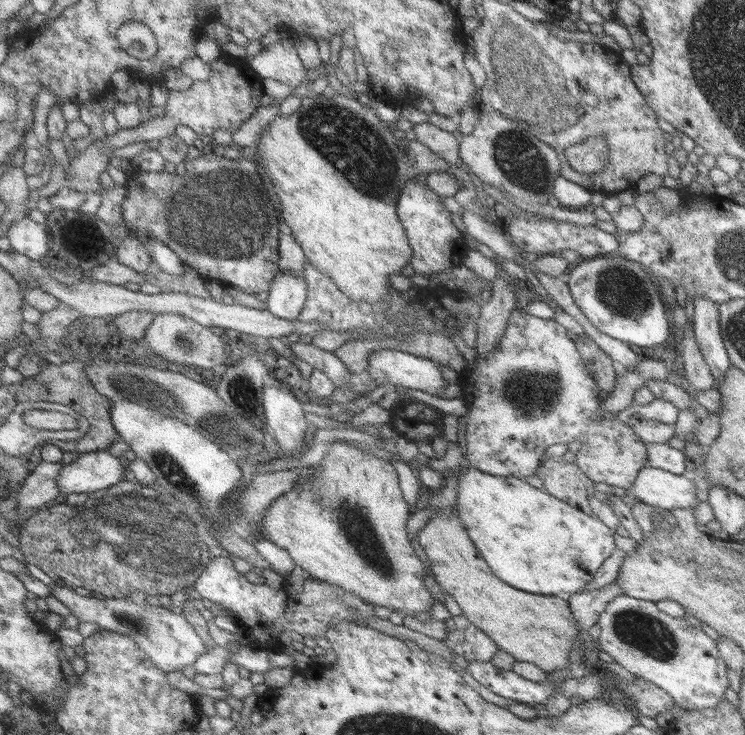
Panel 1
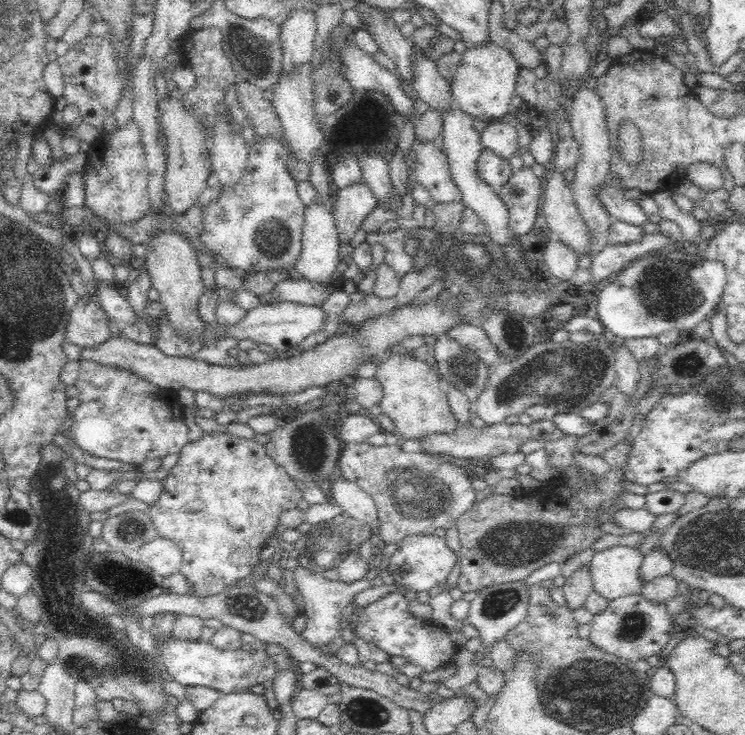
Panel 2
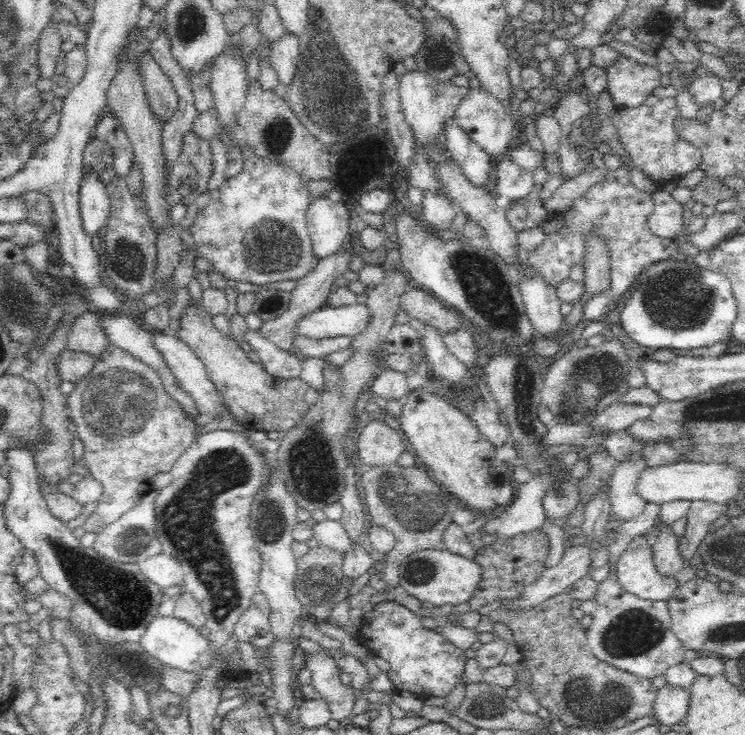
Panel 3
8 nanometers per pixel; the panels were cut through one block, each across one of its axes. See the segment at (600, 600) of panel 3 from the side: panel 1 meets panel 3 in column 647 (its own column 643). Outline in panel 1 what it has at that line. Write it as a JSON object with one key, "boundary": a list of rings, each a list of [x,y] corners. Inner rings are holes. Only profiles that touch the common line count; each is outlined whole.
{"boundary":[[[621,595],[607,602],[604,610],[597,617],[596,623],[599,626],[599,636],[596,638],[598,648],[629,674],[663,690],[669,695],[676,708],[683,708],[685,711],[703,710],[725,699],[724,692],[729,687],[726,667],[719,658],[715,641],[705,635],[699,627],[694,628],[687,624],[683,617],[673,618],[659,611],[653,602]]]}

